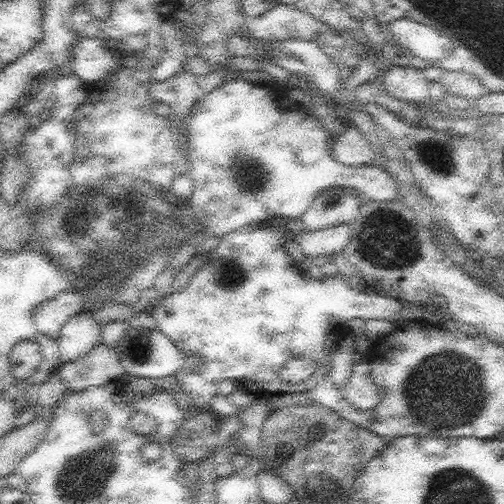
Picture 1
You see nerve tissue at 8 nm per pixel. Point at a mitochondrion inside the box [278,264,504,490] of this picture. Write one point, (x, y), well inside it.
(443, 392)

